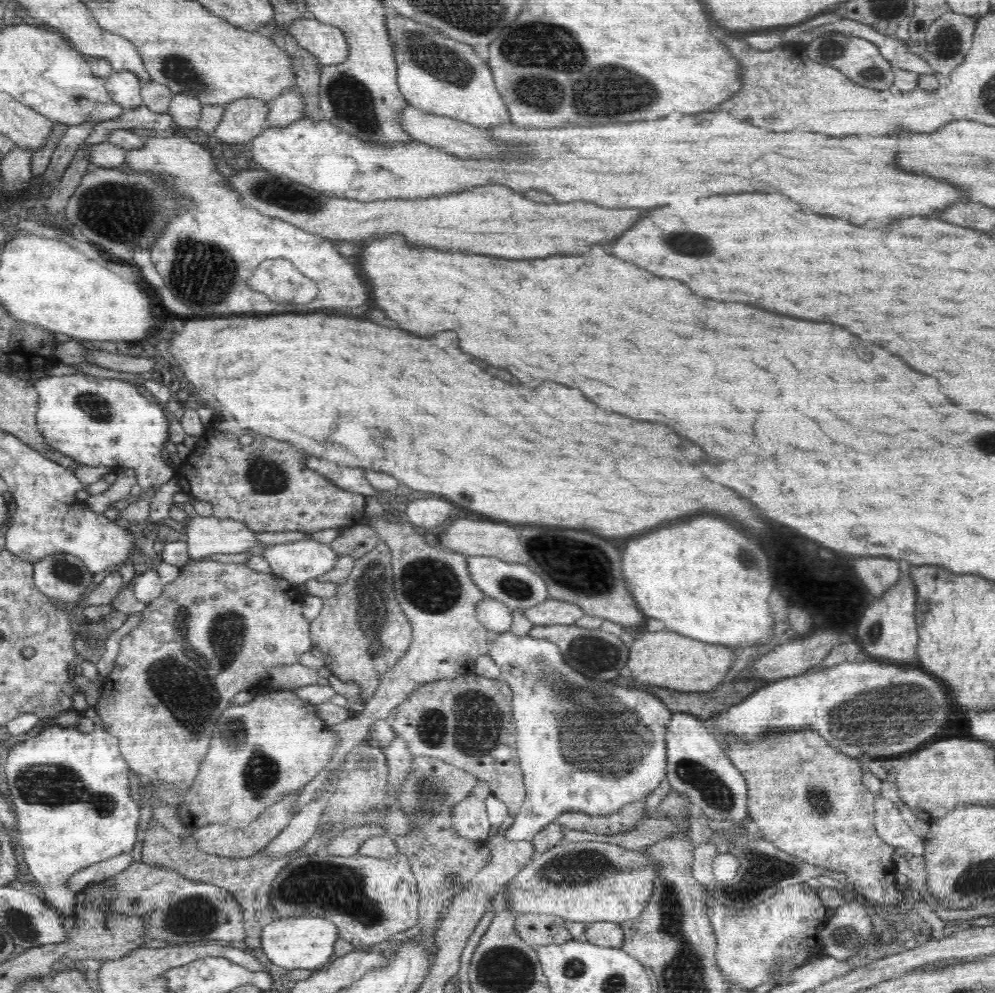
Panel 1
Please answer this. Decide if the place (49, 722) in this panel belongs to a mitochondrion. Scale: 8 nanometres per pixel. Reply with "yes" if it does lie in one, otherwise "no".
no

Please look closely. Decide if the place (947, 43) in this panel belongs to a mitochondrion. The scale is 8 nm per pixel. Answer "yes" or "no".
yes

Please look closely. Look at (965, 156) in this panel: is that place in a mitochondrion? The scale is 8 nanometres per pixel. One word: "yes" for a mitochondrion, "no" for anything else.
no

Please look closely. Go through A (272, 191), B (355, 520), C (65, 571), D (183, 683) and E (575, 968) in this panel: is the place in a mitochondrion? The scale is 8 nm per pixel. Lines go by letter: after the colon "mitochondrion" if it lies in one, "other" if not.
A: mitochondrion
B: other
C: mitochondrion
D: mitochondrion
E: mitochondrion

